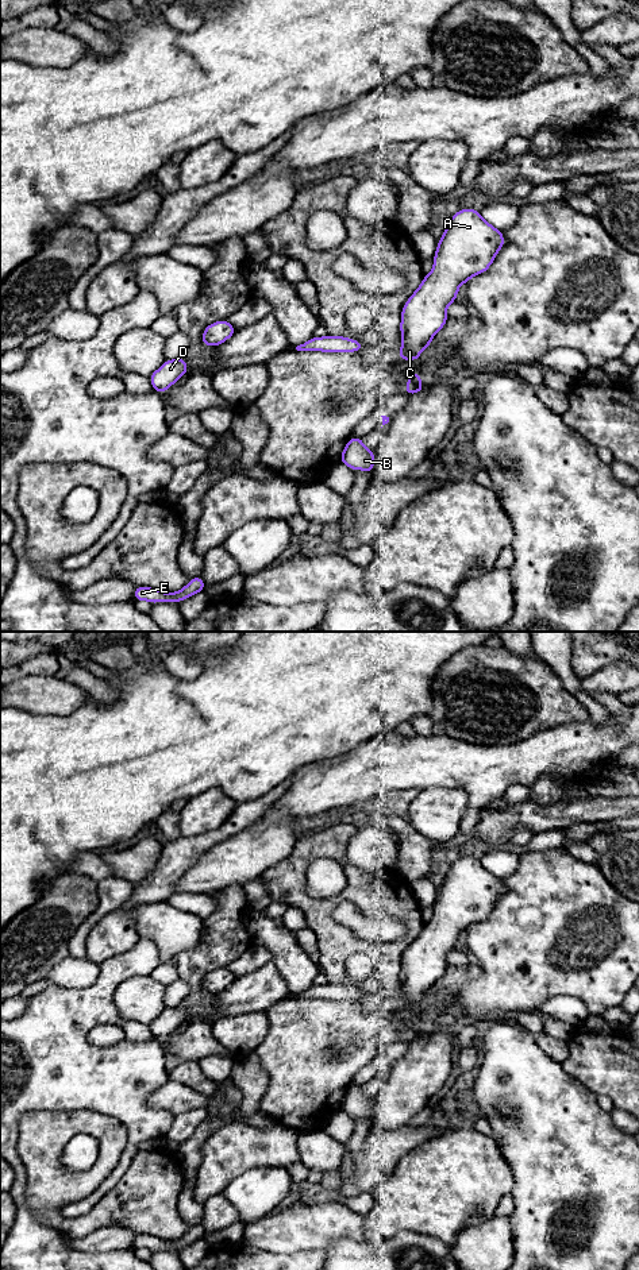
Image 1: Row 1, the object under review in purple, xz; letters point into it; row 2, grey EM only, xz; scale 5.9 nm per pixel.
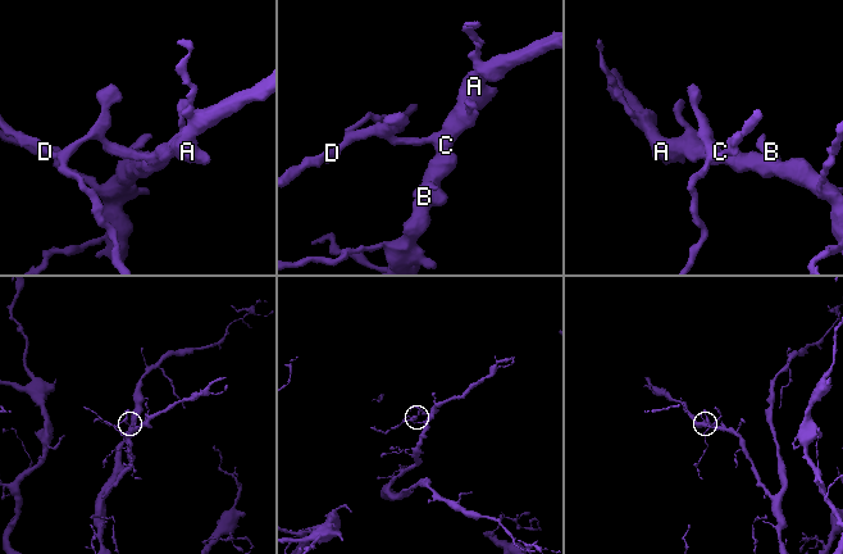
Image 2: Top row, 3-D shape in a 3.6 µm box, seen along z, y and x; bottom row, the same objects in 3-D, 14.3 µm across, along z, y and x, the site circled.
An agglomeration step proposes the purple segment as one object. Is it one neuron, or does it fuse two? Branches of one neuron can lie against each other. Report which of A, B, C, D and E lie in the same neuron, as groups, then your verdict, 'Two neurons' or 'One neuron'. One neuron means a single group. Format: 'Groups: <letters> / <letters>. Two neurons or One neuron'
Groups: A B C D E. One neuron

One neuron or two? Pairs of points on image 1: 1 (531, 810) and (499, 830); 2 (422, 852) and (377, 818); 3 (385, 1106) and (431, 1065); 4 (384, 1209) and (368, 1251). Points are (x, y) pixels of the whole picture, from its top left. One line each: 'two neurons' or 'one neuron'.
1: one neuron
2: one neuron
3: one neuron
4: two neurons

